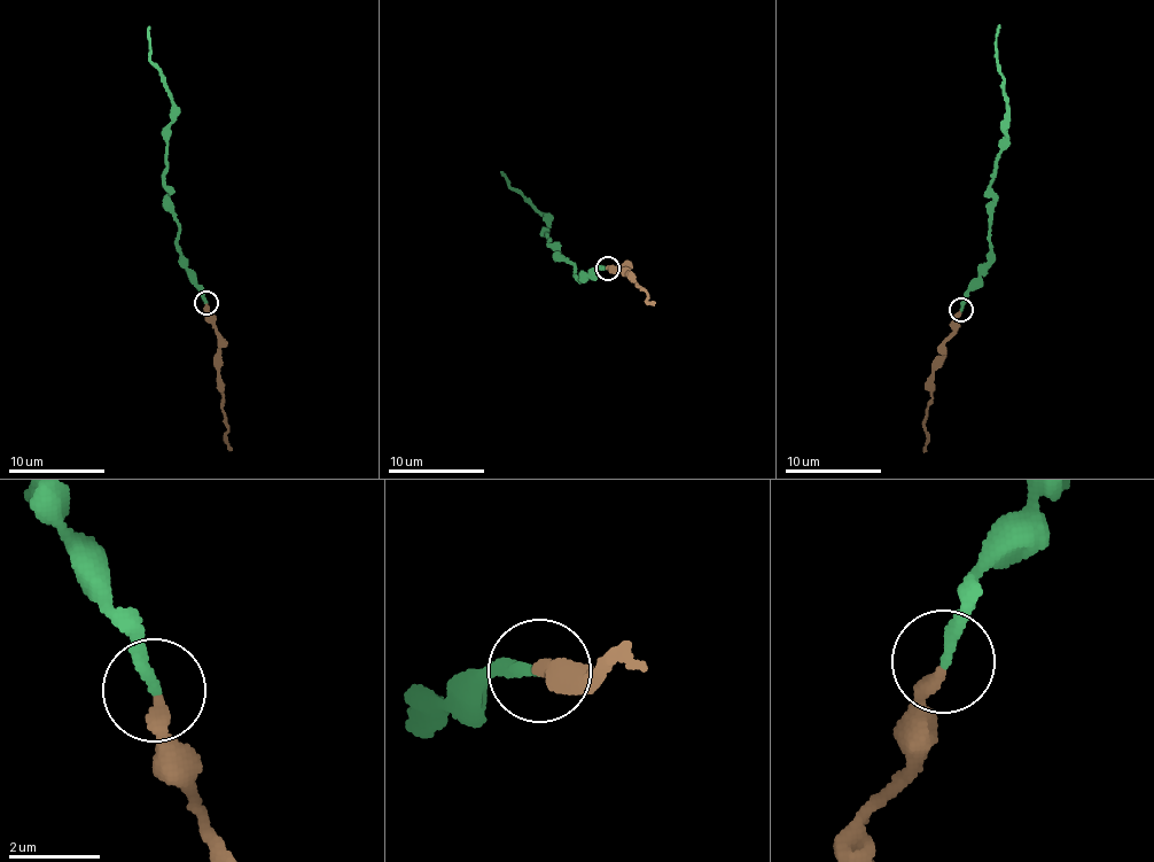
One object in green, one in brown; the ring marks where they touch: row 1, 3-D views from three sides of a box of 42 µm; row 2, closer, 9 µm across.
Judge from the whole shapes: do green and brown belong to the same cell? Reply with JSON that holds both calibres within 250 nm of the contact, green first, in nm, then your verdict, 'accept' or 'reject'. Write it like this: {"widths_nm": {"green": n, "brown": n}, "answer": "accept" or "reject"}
{"widths_nm": {"green": 220, "brown": 260}, "answer": "reject"}

